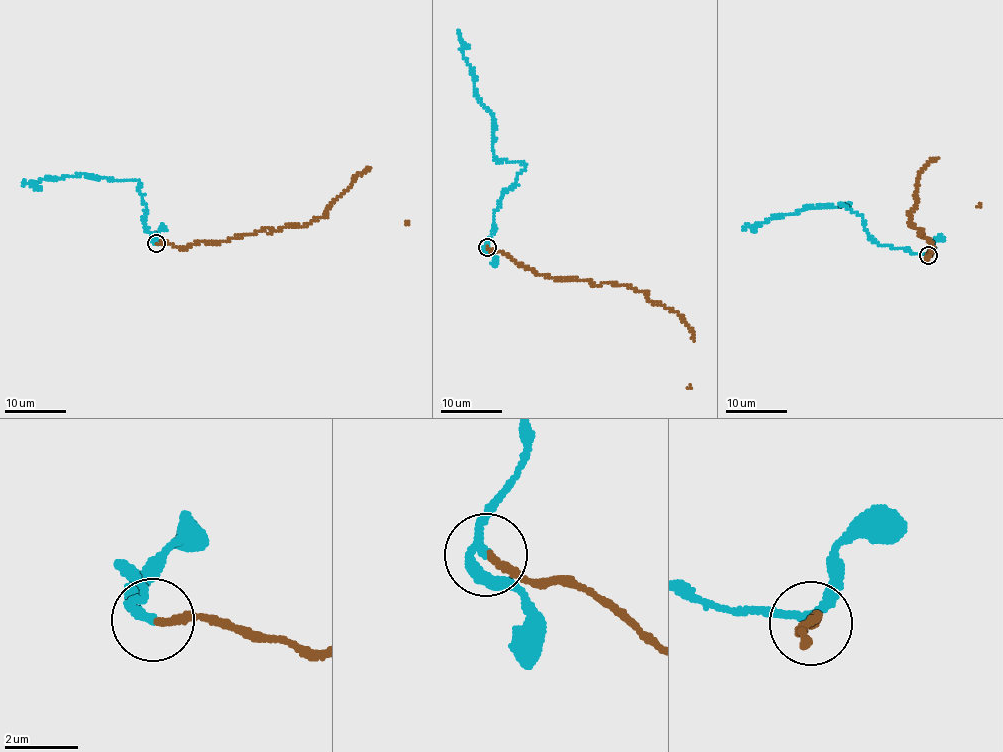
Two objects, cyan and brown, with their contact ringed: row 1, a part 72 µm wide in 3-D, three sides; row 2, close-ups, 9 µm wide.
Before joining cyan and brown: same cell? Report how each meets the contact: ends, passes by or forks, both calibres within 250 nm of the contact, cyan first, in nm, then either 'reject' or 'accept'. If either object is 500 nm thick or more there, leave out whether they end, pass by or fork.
cyan passes by; brown ends; calibres 190 and 220 nm; accept

